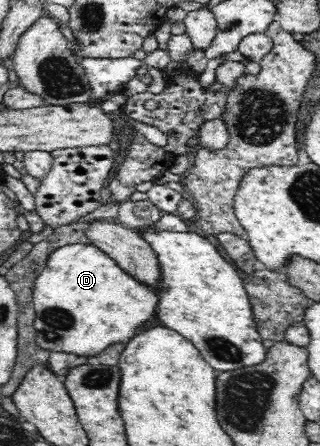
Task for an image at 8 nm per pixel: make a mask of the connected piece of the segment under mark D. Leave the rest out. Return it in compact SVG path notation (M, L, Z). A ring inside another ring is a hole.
M75 243L53 249L46 267L33 284L33 304L36 308L34 328L36 344L50 352L68 352L88 356L95 361L96 355L113 343L126 343L136 335L134 329L148 321L157 310L159 297L148 284L136 280L94 244Z

